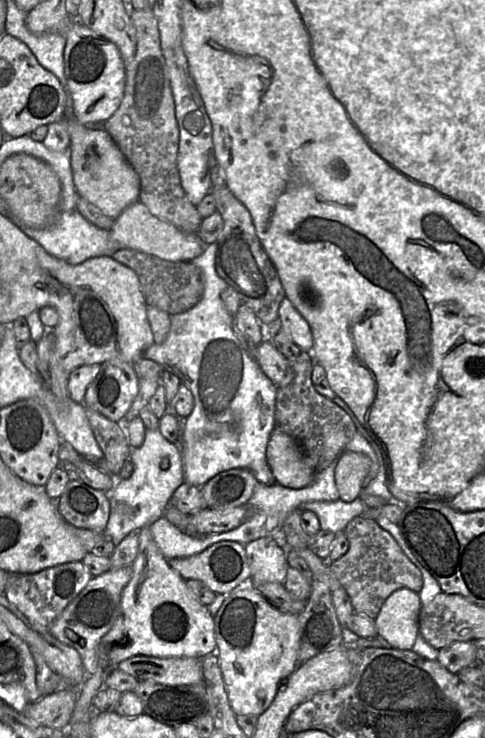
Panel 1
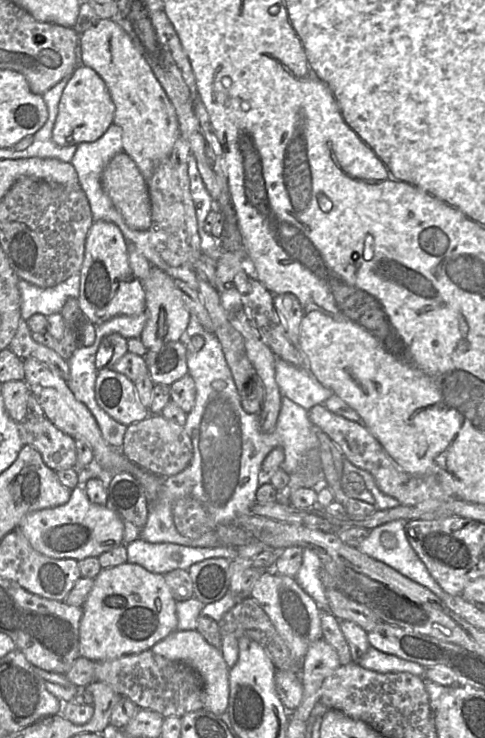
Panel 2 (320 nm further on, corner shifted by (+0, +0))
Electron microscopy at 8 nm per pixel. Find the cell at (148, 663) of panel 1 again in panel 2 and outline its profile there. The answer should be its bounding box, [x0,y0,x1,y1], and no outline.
[152,630,229,716]

